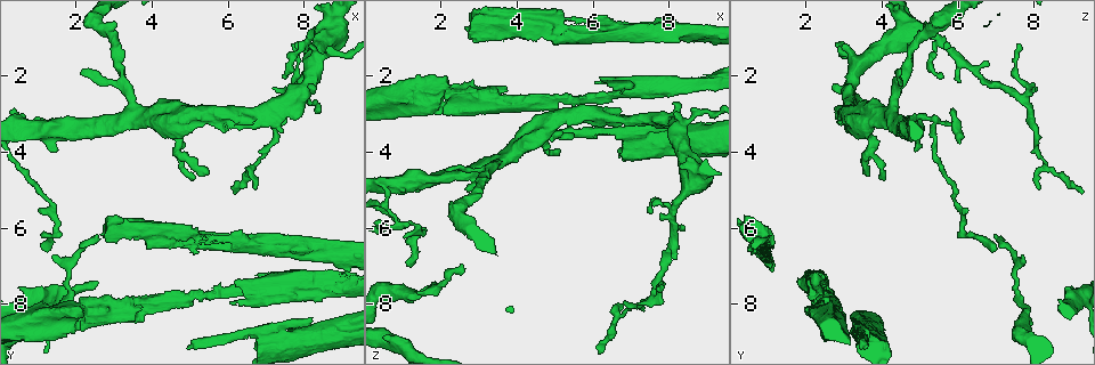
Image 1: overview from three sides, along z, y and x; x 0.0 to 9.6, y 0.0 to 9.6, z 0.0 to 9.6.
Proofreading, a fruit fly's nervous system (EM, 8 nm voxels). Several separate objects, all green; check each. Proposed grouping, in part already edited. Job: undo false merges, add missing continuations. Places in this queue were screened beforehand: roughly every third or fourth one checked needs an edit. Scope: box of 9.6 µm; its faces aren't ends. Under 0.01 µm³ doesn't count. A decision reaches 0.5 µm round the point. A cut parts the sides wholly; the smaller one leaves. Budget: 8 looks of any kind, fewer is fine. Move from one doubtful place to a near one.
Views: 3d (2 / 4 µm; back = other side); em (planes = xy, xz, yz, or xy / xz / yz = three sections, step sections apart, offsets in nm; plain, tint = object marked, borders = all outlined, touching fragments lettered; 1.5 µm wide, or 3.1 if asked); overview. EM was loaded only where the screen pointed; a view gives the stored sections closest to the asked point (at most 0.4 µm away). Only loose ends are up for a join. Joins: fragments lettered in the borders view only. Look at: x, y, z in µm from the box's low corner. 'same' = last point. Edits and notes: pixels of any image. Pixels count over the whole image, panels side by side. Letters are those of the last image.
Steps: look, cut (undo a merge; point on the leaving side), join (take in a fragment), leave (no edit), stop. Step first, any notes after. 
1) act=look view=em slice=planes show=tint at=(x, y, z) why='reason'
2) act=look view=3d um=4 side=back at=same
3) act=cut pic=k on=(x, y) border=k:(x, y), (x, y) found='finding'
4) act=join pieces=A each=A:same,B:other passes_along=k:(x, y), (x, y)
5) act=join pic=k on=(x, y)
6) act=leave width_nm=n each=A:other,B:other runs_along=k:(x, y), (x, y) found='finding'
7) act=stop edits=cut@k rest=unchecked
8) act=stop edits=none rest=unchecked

act=look view=3d um=4 at=(7.75, 1.10, 7.60) why='tapers out'

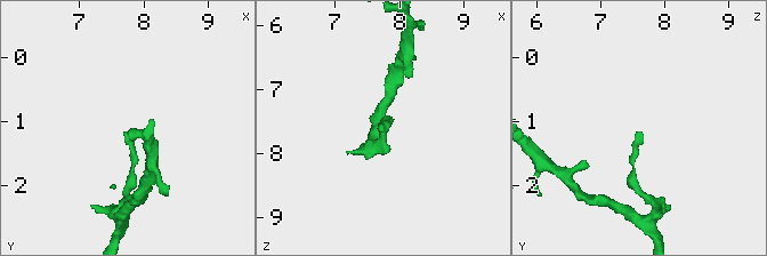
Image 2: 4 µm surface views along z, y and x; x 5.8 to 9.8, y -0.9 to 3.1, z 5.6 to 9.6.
act=look view=em slice=planes show=borders at=(7.70, 1.20, 7.65) why='need the tissue'

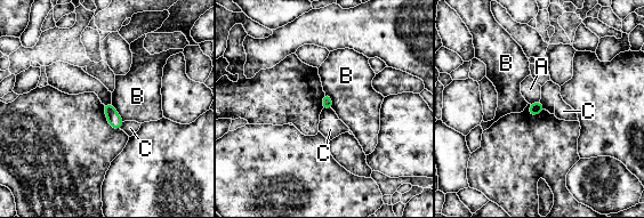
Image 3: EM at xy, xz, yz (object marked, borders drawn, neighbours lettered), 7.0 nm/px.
act=leave width_nm=80 each=A:other,B:other,C:other border=3:(324, 91), (331, 98), (332, 108) found='none of them fits'

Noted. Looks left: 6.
act=look view=3d um=4 at=(6.70, 4.90, 8.15) why='an open end'

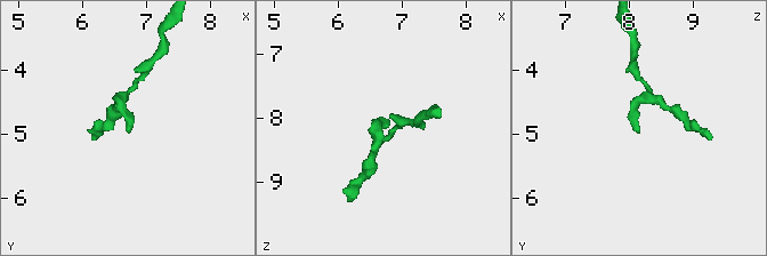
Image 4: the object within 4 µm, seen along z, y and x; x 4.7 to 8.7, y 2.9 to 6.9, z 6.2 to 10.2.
act=look view=em slice=planes show=borders at=(6.75, 4.95, 8.15)

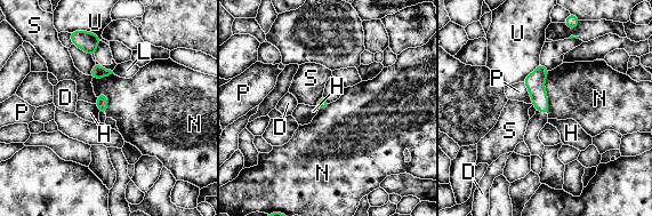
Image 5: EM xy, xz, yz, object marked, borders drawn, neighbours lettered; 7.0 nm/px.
act=leave longest_contact=N:320nm each=D:other,H:other,L:other,N:other,P:other,S:other,U:other found='none of them fits'

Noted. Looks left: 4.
act=look view=em slice=planes show=tint at=(4.95, 9.15, 3.55)

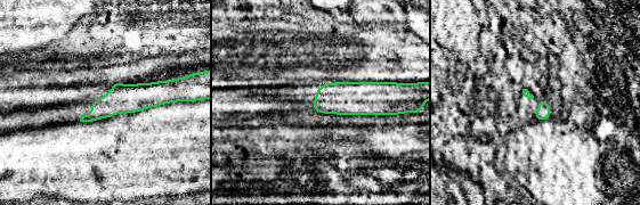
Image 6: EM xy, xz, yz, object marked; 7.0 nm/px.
act=look view=em slice=planes show=borders at=same why='see the neighbours'

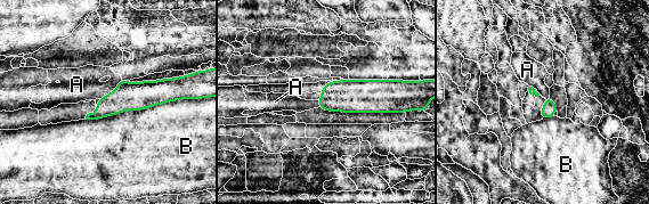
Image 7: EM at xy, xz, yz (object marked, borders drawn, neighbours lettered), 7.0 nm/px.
act=leave each=A:other,B:other border=7:(163, 103), (86, 120) found='none of them fits'

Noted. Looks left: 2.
act=stop edits=none rest=unchecked

